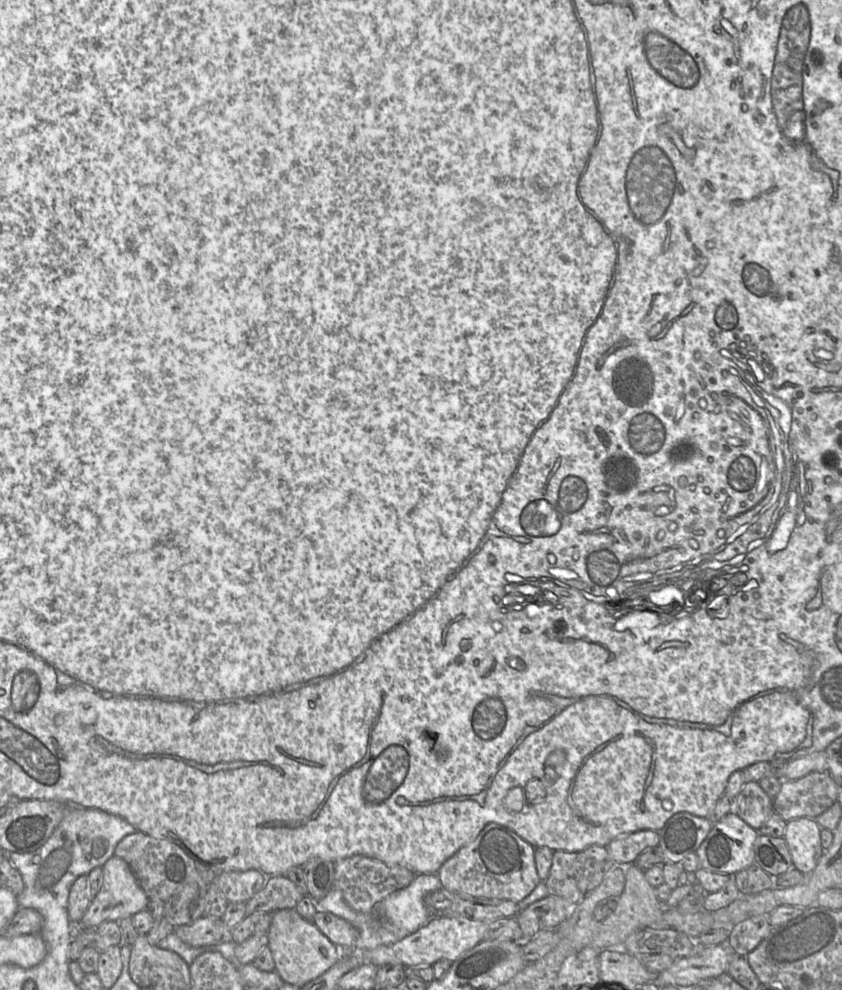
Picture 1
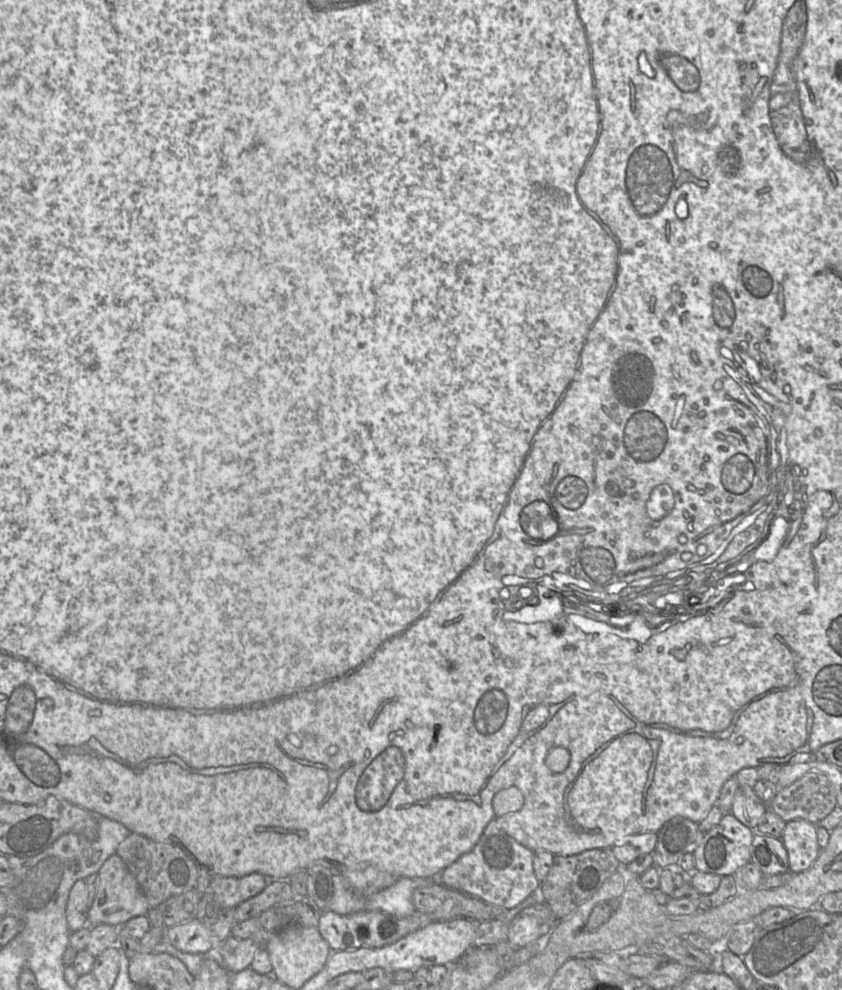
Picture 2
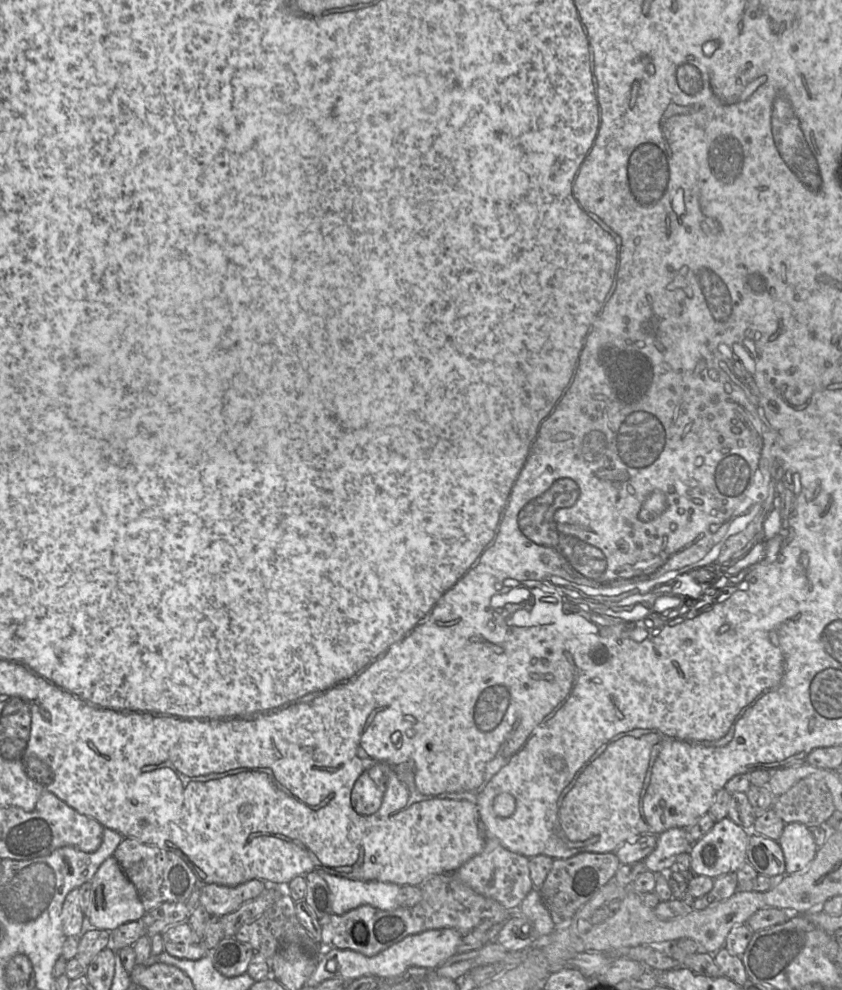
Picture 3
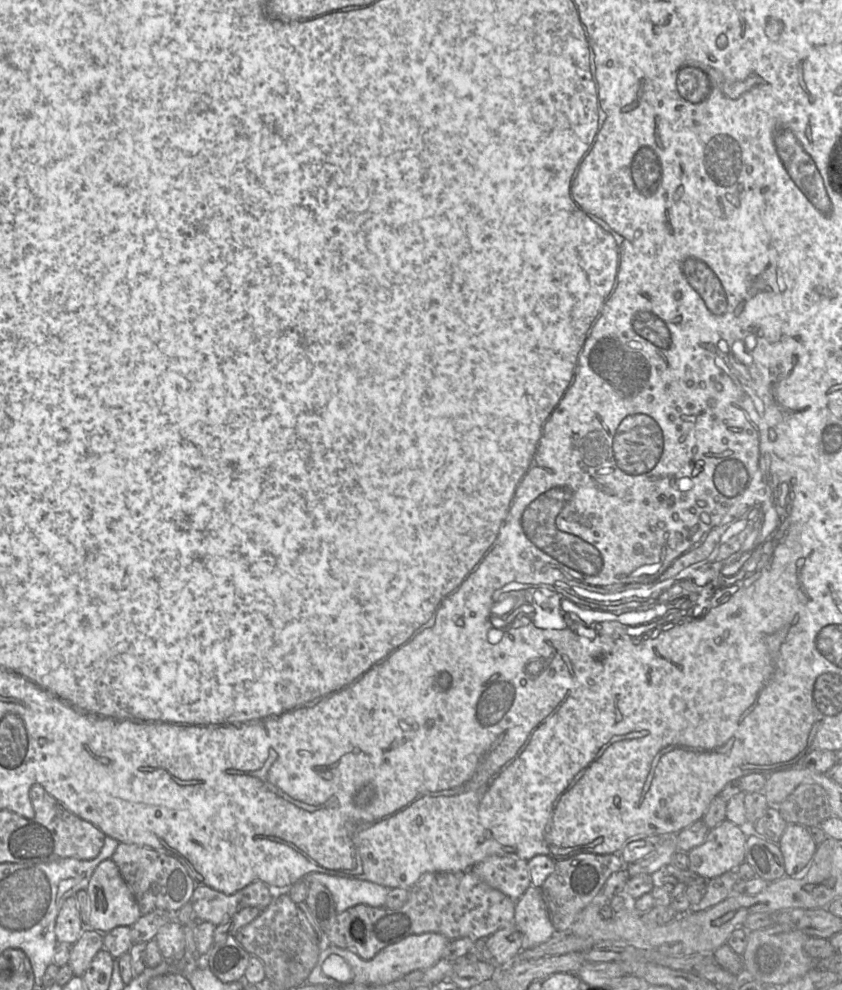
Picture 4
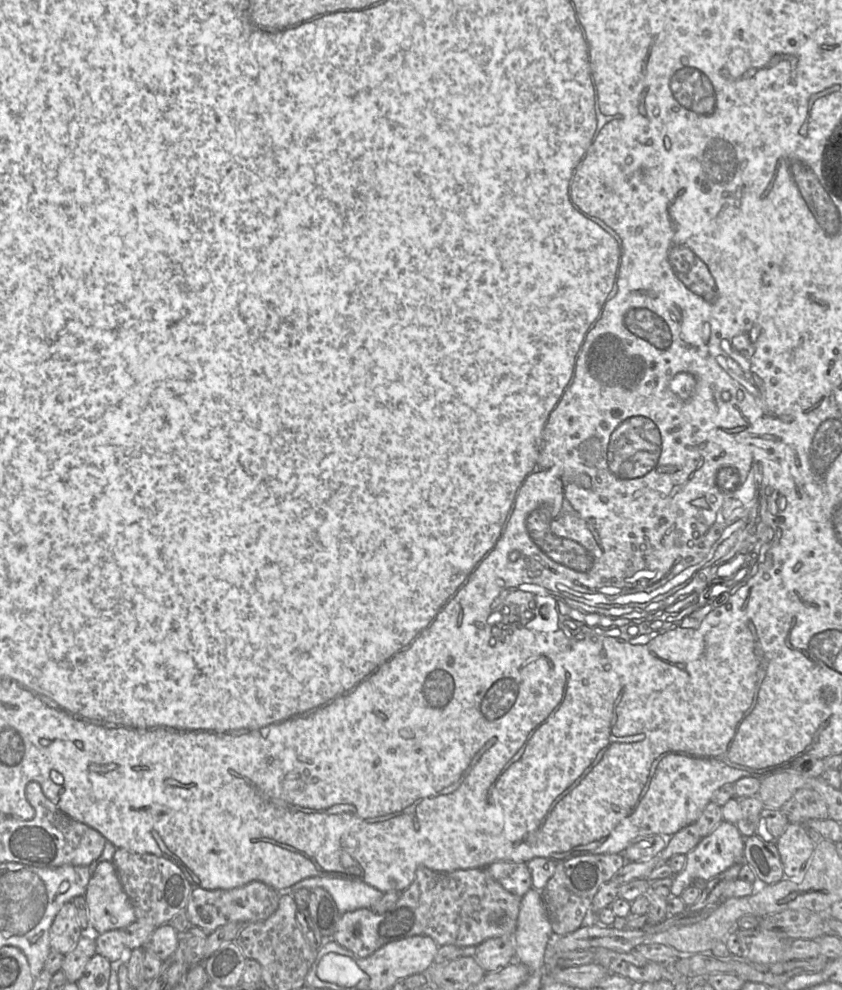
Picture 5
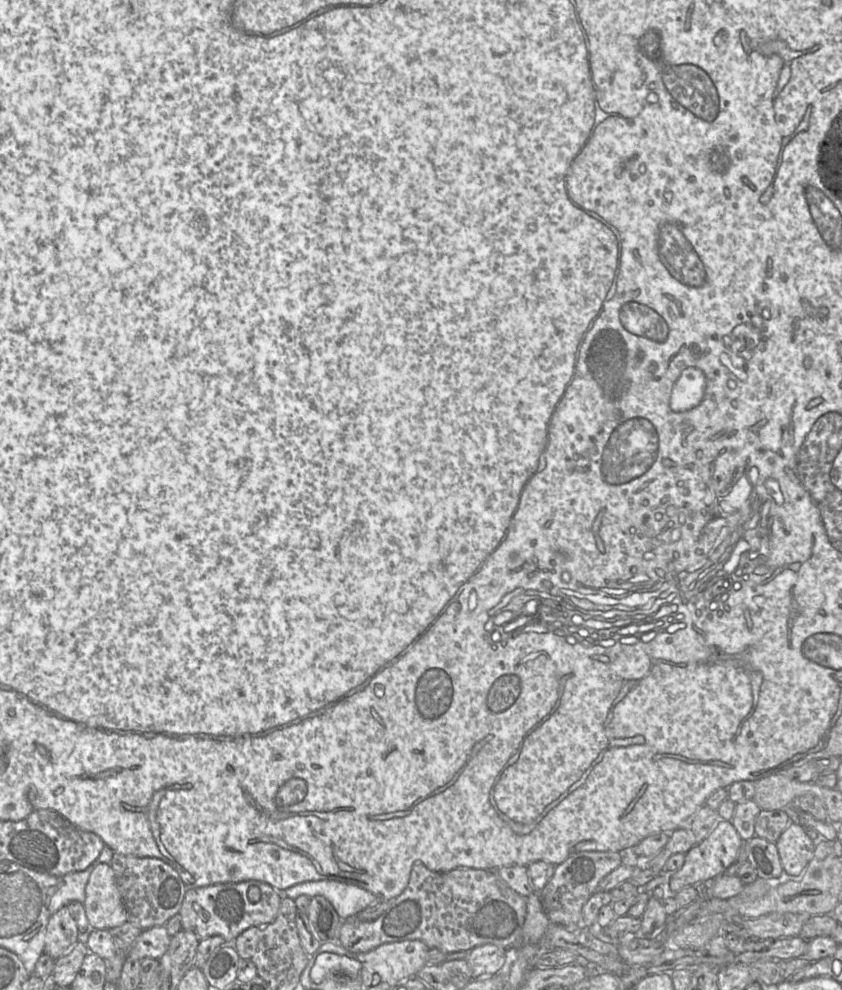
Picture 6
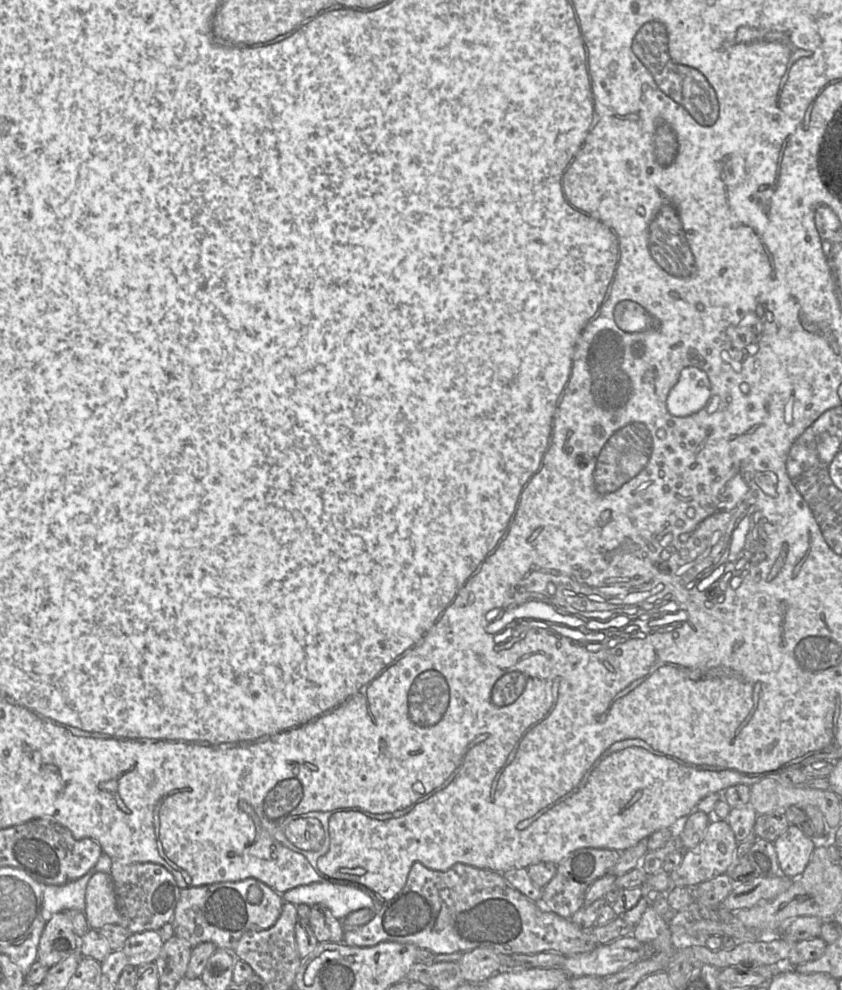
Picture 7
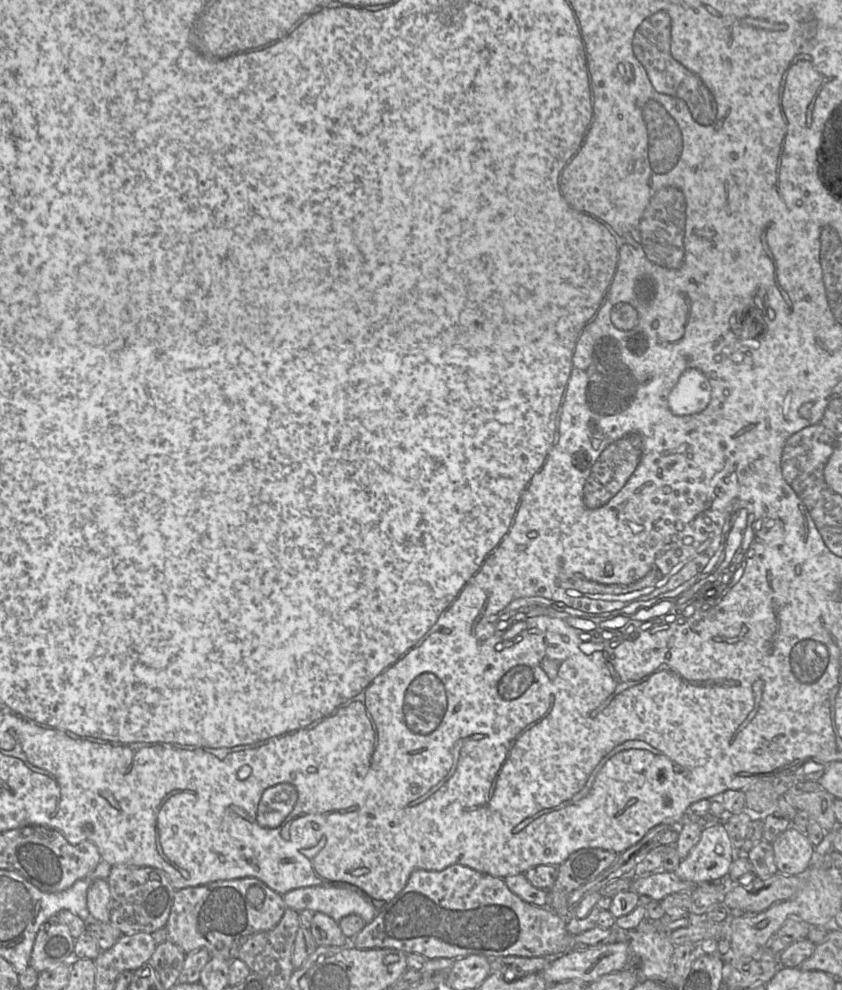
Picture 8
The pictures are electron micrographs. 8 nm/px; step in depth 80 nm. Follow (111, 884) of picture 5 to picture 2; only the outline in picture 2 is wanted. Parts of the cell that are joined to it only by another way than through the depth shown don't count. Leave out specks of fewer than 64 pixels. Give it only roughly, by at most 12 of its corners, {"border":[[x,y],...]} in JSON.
{"border":[[116,853],[102,865],[87,926],[147,915],[135,876]]}

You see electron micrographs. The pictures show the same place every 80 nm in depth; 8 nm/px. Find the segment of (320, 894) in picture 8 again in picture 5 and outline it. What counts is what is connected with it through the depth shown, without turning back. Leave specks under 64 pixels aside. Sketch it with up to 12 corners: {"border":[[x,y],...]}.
{"border":[[305,878],[279,894],[324,888],[342,915],[371,908],[383,892],[362,881]]}

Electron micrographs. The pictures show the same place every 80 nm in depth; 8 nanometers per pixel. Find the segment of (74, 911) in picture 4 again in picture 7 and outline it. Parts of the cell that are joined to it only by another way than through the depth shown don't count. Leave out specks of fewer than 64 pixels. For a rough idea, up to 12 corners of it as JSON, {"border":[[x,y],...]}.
{"border":[[64,912],[46,923],[37,961],[50,968],[78,950]]}

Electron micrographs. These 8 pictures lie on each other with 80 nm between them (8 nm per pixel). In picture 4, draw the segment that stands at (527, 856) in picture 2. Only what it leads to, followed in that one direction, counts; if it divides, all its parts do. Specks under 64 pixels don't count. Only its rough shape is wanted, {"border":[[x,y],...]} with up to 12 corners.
{"border":[[489,856],[469,870],[513,901],[531,885],[528,861]]}

